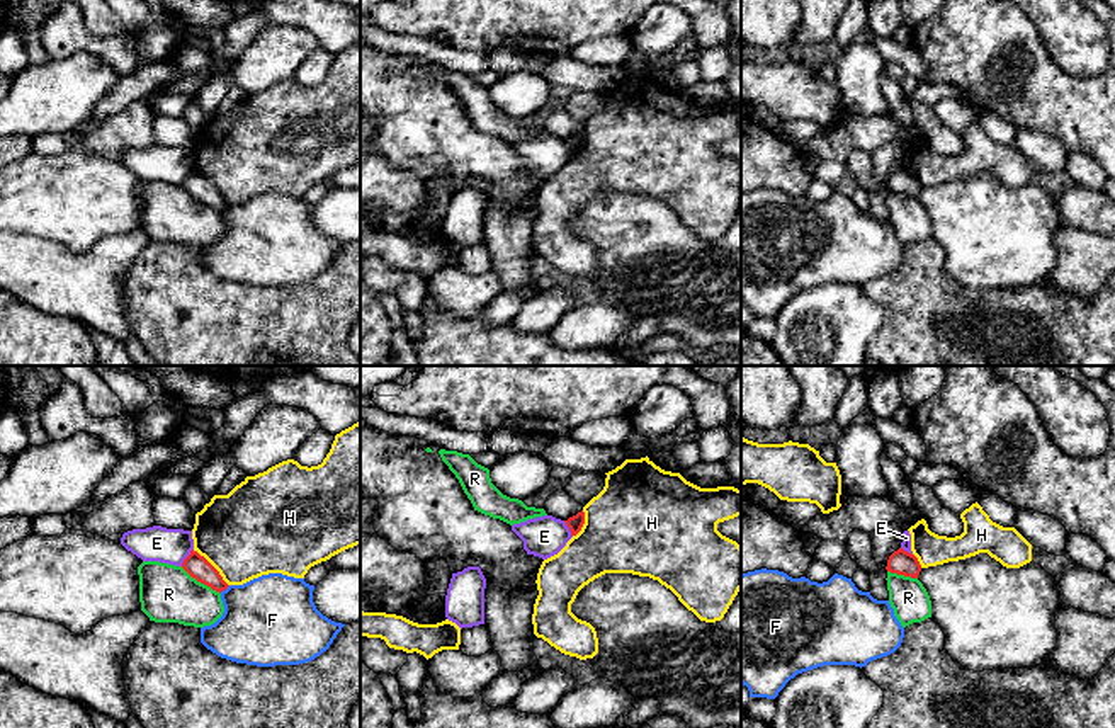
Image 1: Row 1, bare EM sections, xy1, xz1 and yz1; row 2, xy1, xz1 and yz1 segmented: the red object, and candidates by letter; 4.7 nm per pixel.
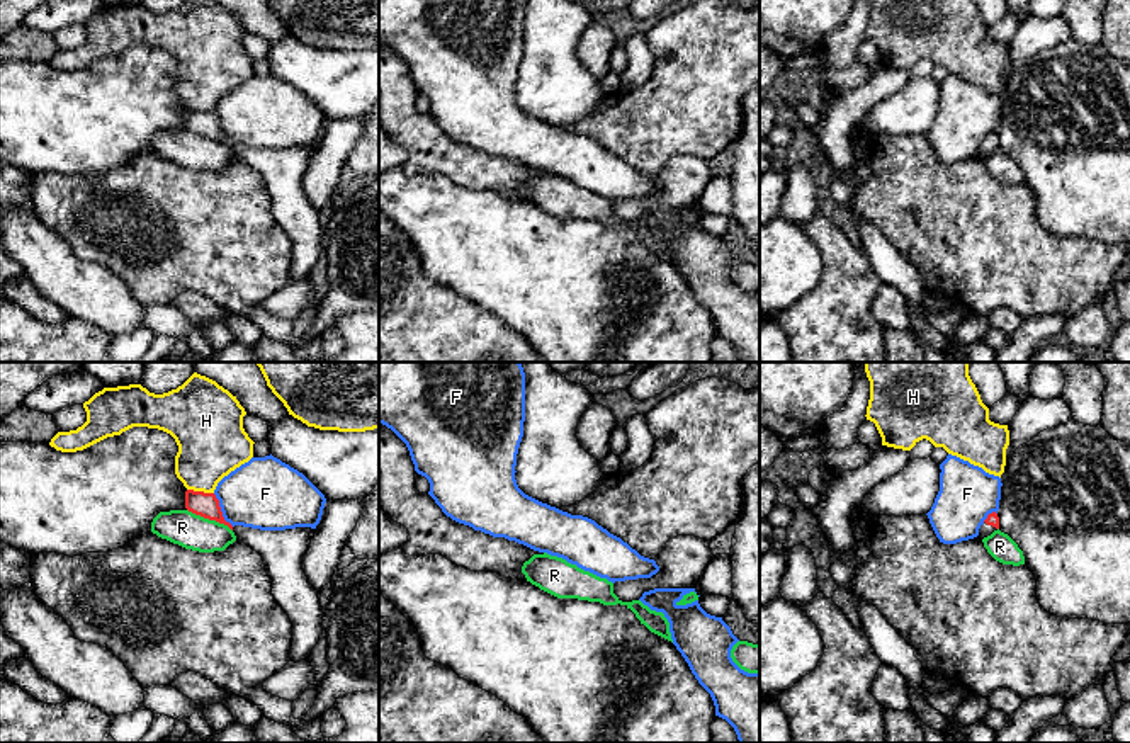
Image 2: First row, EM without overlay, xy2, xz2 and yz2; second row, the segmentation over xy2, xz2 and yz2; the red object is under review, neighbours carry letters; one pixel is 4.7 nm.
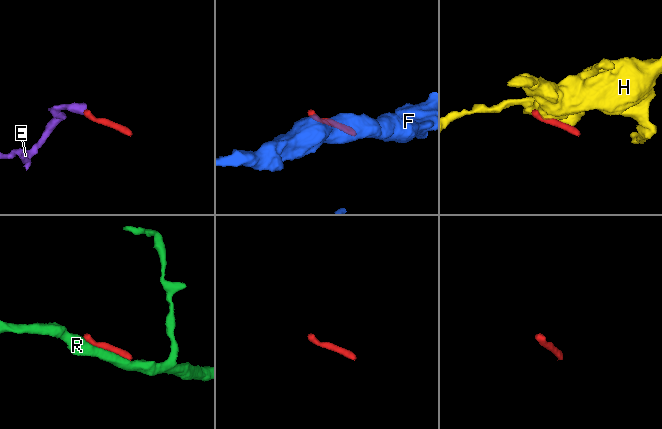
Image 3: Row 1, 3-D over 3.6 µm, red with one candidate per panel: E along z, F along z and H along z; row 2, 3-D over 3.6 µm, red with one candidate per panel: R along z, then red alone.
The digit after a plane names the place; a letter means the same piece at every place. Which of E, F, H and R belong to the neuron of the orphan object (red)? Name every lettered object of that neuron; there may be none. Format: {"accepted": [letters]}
{"accepted": []}

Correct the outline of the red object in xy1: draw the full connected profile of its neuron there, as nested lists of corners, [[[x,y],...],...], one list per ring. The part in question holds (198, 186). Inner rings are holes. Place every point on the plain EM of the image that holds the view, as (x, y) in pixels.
[[[190,170],[190,173],[184,179],[182,187],[197,201],[211,206],[216,211],[226,209],[229,204],[223,199],[219,191],[197,170]]]

